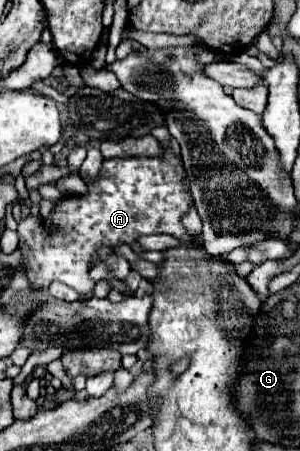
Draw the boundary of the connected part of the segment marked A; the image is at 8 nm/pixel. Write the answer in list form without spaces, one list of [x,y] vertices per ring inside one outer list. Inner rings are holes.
[[[166,150],[162,158],[140,156],[104,160],[102,176],[88,186],[88,194],[62,200],[52,210],[50,220],[24,218],[18,224],[18,236],[26,262],[26,276],[32,286],[48,294],[50,282],[58,280],[78,294],[88,294],[94,288],[94,280],[88,278],[90,256],[94,256],[100,246],[126,242],[138,254],[142,248],[136,244],[136,238],[142,234],[186,236],[180,218],[188,210],[190,196],[182,190],[182,176],[184,166],[170,150]]]

